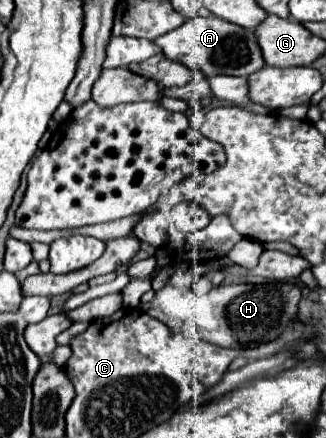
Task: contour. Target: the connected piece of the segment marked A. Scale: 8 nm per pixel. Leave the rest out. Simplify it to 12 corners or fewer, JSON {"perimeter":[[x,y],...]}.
{"perimeter":[[192,17],[154,39],[164,55],[212,75],[264,67],[252,29]]}

